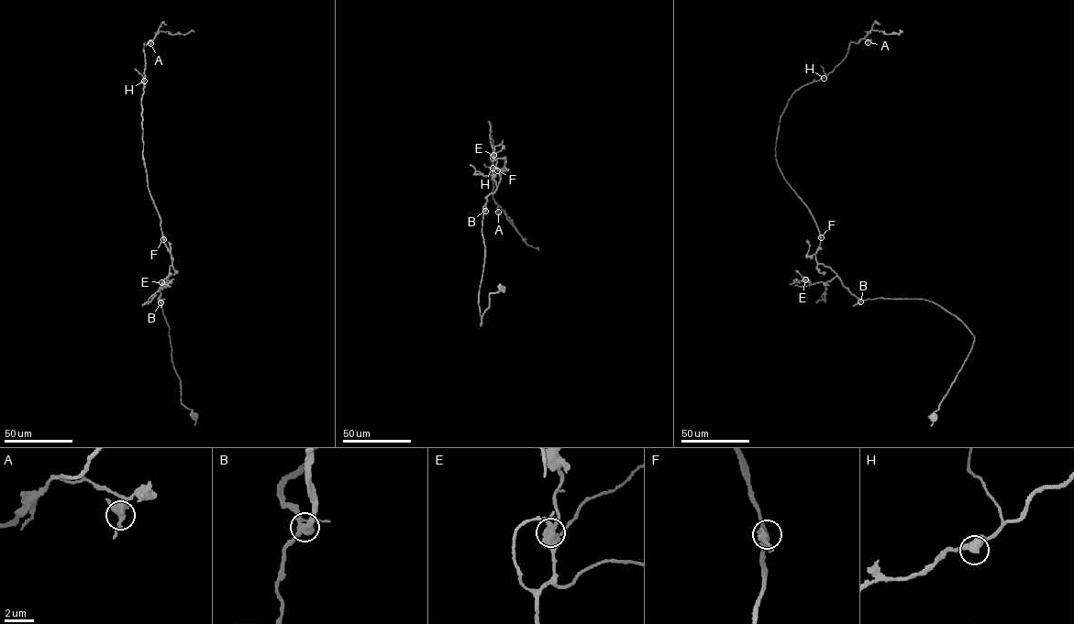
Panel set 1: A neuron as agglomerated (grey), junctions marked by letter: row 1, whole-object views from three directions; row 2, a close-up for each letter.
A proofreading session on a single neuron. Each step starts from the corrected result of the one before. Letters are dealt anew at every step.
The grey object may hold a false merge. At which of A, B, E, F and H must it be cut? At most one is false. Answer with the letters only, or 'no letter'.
no letter

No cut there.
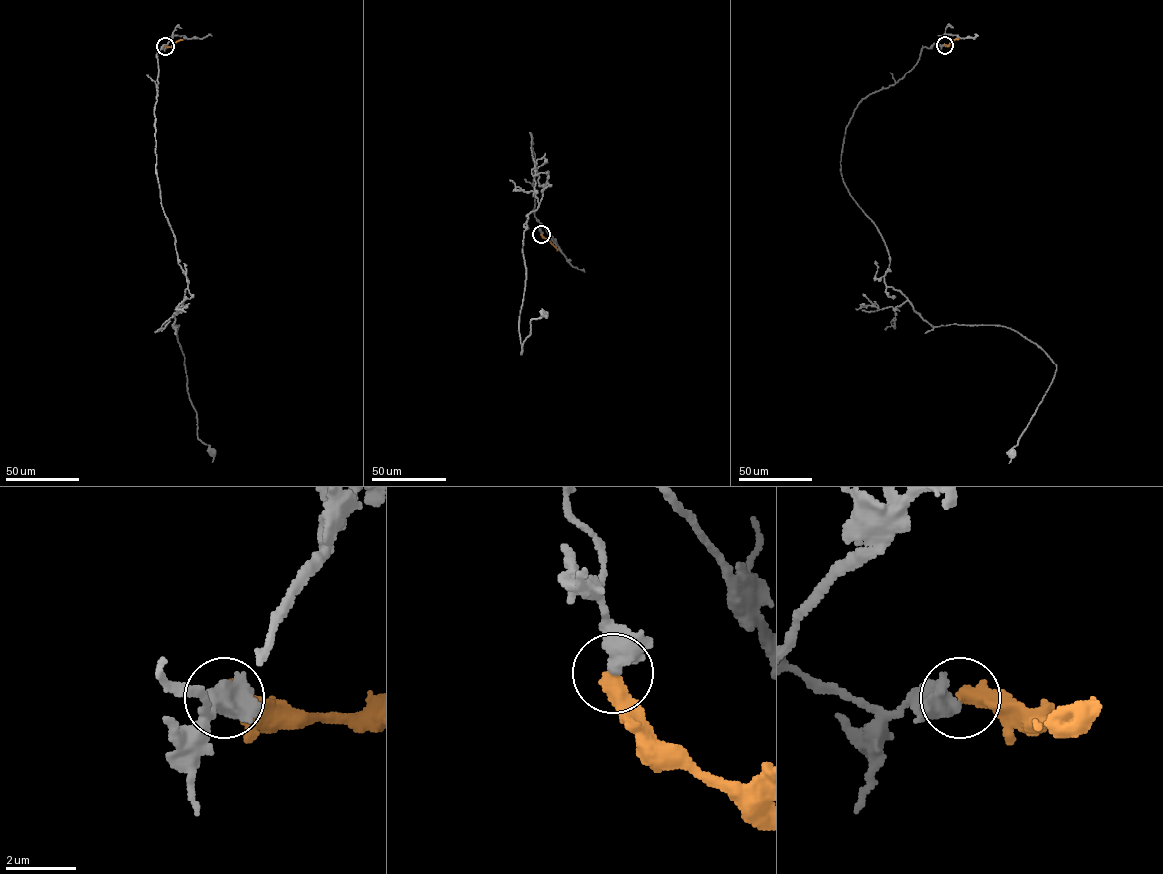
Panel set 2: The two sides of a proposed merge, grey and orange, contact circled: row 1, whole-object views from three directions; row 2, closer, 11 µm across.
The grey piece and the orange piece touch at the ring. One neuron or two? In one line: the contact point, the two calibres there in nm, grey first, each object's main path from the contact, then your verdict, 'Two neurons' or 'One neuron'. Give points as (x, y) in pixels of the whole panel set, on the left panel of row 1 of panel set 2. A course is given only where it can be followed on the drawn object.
Place: (165, 46). Thickness 600 nm (grey) against 500 nm. Course of grey: (165, 46), (156, 56), (156, 165), (187, 288), (172, 325), (179, 325), (197, 436), (211, 452). Course of orange: (165, 46), (171, 47), (182, 39). Two neurons

